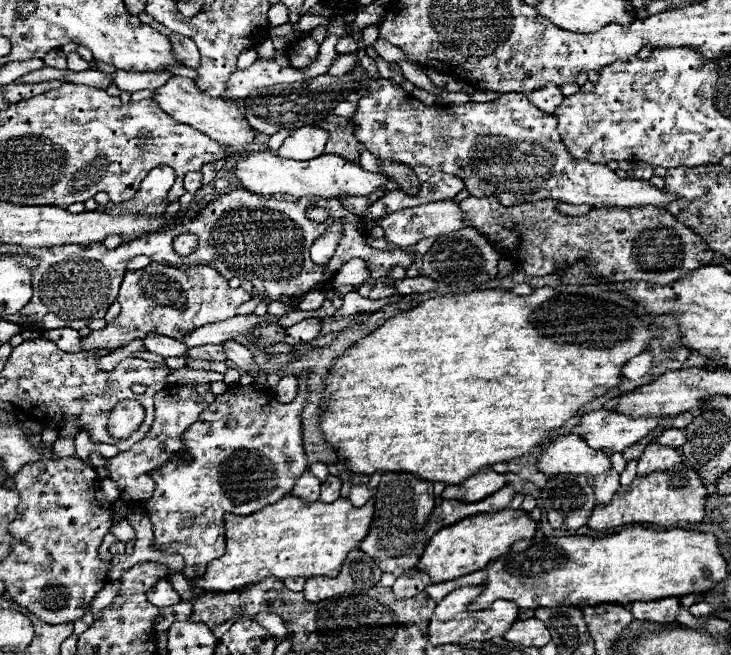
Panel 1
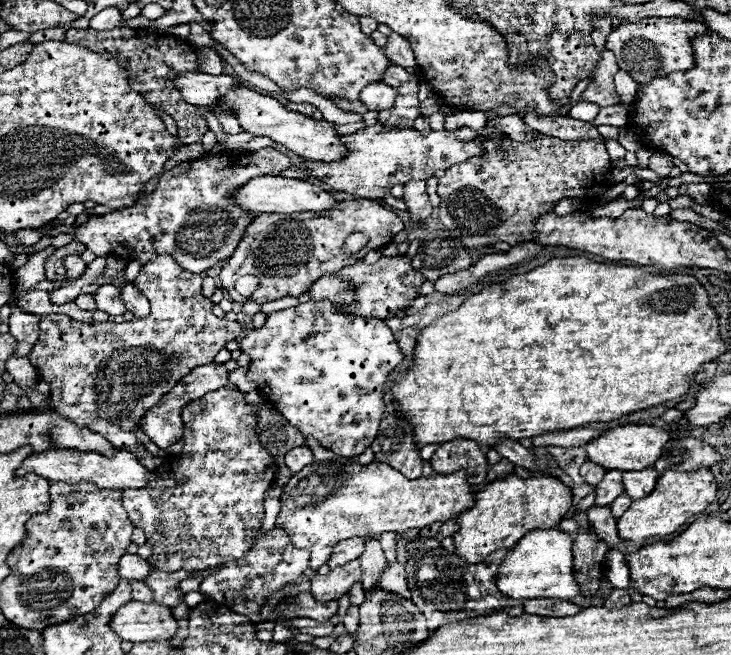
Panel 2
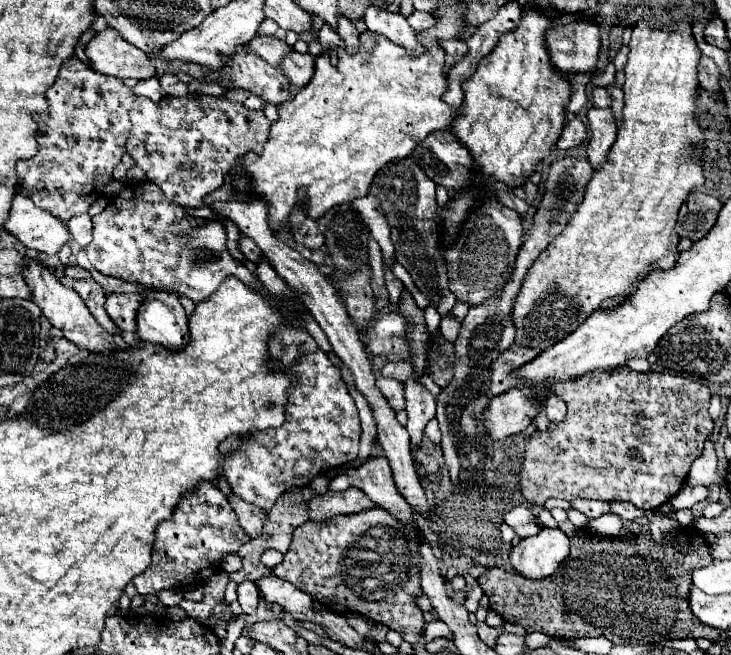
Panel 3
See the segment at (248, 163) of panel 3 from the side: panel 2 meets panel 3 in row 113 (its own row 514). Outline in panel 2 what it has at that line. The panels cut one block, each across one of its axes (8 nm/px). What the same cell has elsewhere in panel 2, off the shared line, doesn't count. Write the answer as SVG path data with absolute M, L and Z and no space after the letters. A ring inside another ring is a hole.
M348 458L338 460L314 460L310 466L300 470L290 478L286 488L280 496L280 514L276 520L276 526L282 526L288 530L292 542L296 548L310 550L310 568L320 568L328 562L332 548L336 542L348 540L352 536L380 536L384 532L398 532L404 534L412 528L424 528L434 522L446 522L460 512L474 506L474 486L468 484L468 476L464 470L458 470L454 474L432 474L432 476L420 476L416 480L408 480L398 470L390 468L382 462L370 462L370 464L356 464Z

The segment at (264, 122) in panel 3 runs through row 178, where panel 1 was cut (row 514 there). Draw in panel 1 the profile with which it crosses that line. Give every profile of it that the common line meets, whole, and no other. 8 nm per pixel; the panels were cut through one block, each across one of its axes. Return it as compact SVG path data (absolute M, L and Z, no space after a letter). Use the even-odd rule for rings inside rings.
M300 378L298 396L292 404L280 404L269 393L253 386L232 384L226 394L218 396L198 420L184 432L186 452L192 456L190 462L172 460L164 468L152 472L156 482L156 492L148 500L148 516L154 524L154 546L164 552L182 554L186 568L184 576L192 584L194 578L202 576L206 566L220 558L226 552L224 544L224 514L252 514L264 506L280 500L290 494L296 478L308 470L302 430L300 430L300 412L306 404L306 378Z

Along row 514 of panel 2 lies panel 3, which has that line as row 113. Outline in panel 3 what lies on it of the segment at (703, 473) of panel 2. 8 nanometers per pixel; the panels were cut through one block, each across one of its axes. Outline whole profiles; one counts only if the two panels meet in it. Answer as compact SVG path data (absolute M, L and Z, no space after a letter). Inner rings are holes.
M642 20L632 30L630 54L626 62L622 126L616 142L608 150L606 162L594 170L584 190L584 200L568 220L562 234L548 244L522 280L520 292L512 304L512 322L516 328L514 344L546 350L574 332L592 312L600 310L606 298L632 296L636 286L652 270L668 270L676 262L678 236L674 232L678 210L686 196L704 184L702 166L696 164L694 150L702 150L702 130L696 120L696 84L700 48L692 36L690 20L676 20L672 30L660 28L652 20Z

